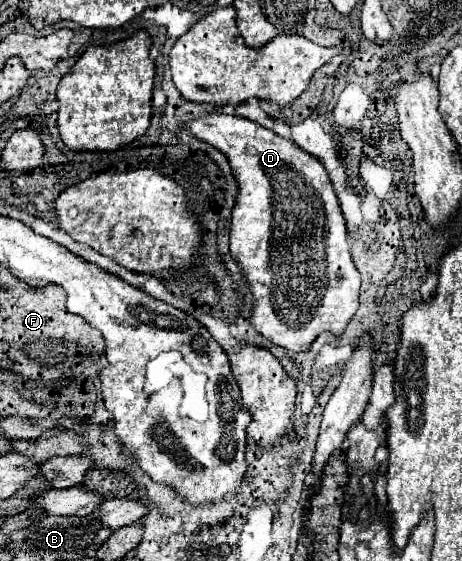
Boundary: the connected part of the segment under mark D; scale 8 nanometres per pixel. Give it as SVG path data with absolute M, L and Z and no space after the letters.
M212 113L184 123L188 135L222 151L238 183L230 221L230 255L240 265L252 293L250 321L274 345L290 351L308 351L320 333L340 337L358 309L360 273L350 255L346 221L324 165L290 139L236 115Z

